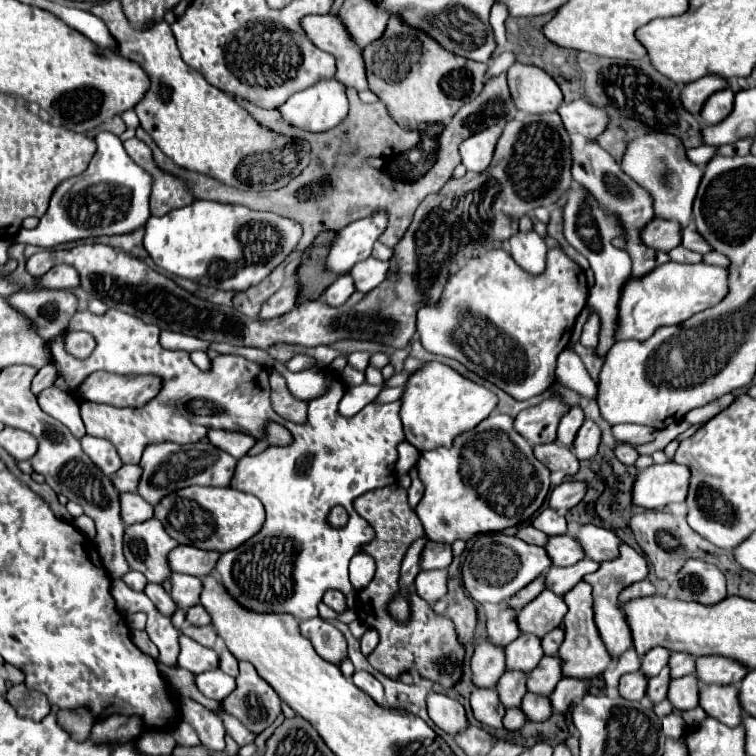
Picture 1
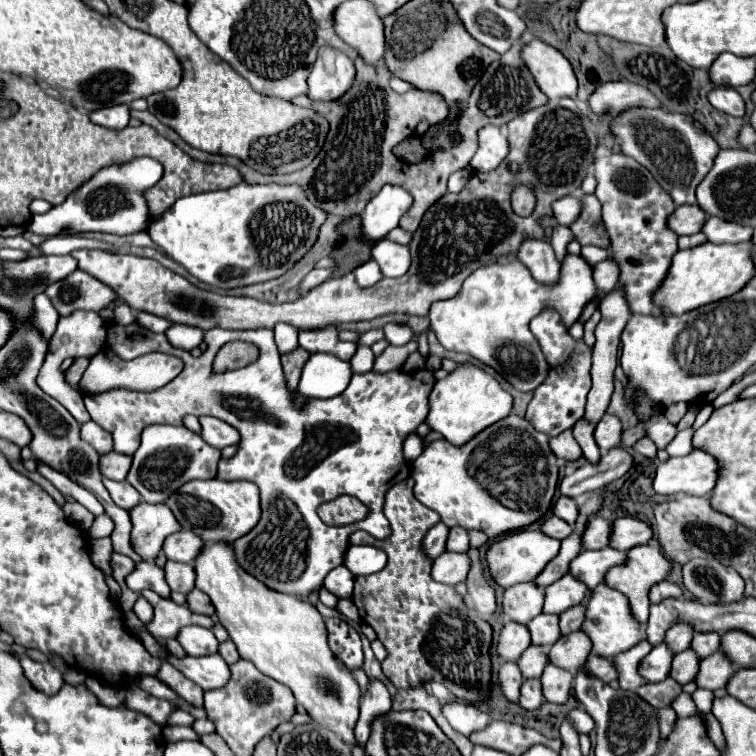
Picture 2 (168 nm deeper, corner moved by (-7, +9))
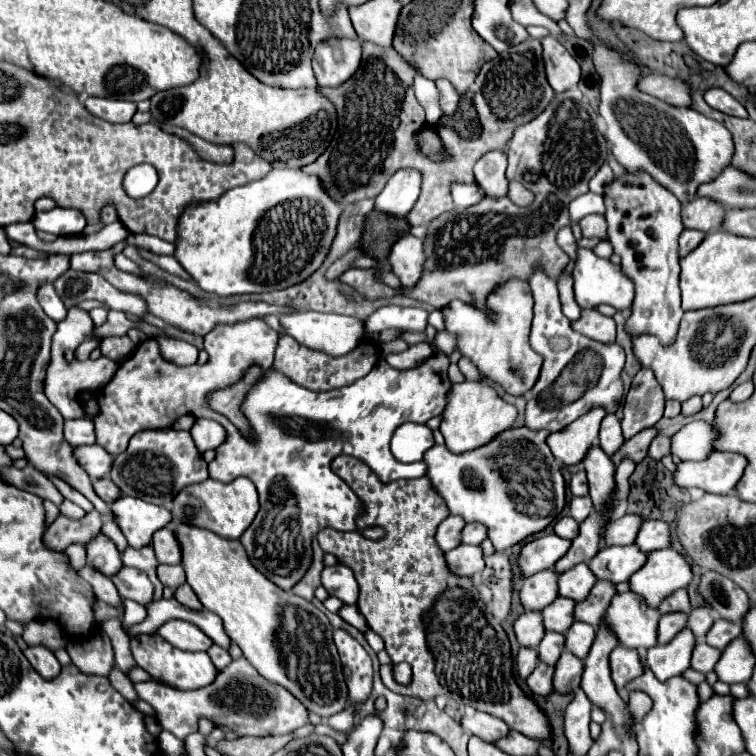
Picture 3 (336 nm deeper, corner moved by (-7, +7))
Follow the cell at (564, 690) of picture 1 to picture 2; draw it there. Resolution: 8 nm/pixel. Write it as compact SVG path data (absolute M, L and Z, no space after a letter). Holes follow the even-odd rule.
M594 653L588 655L586 663L584 663L584 671L604 683L610 683L616 679L616 669L612 665L610 659L604 659L604 657L596 657Z

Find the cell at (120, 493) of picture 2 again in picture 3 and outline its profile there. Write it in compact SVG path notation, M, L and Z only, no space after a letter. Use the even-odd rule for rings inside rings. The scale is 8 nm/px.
M108 477L92 481L92 487L94 487L96 495L98 495L102 501L106 501L108 505L112 505L112 503L122 495L122 493L120 493L120 489L118 489L118 487L108 479Z

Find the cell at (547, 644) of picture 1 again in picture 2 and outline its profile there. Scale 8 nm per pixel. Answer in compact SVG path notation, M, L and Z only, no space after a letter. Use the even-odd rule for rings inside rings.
M576 605L576 607L568 609L568 611L564 611L560 615L560 633L570 635L570 633L578 631L582 621L584 621L584 605Z

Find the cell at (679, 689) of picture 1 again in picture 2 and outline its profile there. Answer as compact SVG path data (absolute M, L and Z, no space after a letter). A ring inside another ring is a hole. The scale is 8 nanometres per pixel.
M716 651L710 657L700 659L700 667L698 667L698 673L694 677L696 687L698 689L710 689L710 691L726 687L732 671L734 669L732 669L732 665L728 665L726 657L720 651Z

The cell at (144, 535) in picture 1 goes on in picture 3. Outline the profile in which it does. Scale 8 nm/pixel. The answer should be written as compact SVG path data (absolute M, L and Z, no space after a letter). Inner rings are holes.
M122 495L110 505L114 521L128 539L128 545L138 549L150 543L158 527L166 527L172 521L172 515L166 507L146 503L144 499Z

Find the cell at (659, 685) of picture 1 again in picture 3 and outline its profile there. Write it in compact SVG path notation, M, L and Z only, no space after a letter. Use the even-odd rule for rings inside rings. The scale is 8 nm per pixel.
M698 643L696 651L692 653L692 667L700 673L710 673L714 671L714 665L718 663L722 651L718 651L716 647L710 647L708 643Z

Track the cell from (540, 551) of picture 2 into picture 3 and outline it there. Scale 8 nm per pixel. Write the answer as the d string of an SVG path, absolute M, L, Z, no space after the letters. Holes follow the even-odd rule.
M554 533L538 537L538 539L532 539L530 543L524 545L524 549L520 553L522 575L528 577L532 573L538 573L538 571L544 571L548 567L554 567L556 561L566 555L570 545L572 545L570 539L562 539L562 537L554 535Z

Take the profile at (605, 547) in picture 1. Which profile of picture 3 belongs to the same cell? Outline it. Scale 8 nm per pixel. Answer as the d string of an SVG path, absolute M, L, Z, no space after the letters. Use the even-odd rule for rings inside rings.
M646 521L638 533L636 545L646 553L670 547L670 525L666 521Z

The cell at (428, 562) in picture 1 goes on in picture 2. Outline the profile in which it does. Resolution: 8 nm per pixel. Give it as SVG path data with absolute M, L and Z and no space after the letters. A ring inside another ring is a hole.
M452 527L448 541L446 541L446 549L456 551L456 553L468 551L468 531L460 529L460 527Z

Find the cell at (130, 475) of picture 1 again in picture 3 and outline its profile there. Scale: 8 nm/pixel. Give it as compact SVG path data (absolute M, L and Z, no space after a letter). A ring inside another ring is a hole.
M80 445L74 447L72 453L80 467L84 467L84 471L90 475L90 479L106 477L112 469L112 457L100 445Z

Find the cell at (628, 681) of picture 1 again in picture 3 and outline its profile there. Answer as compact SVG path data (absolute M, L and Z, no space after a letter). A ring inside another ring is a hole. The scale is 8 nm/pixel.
M690 629L680 631L676 639L666 645L654 645L648 649L648 667L660 681L666 681L674 675L682 675L690 667L690 657L696 645L696 635Z

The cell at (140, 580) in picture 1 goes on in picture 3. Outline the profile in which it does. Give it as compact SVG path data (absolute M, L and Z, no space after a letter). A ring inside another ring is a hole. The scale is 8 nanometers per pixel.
M102 531L84 545L86 549L86 565L102 571L104 575L112 577L116 571L120 571L120 553L112 539L108 539Z

